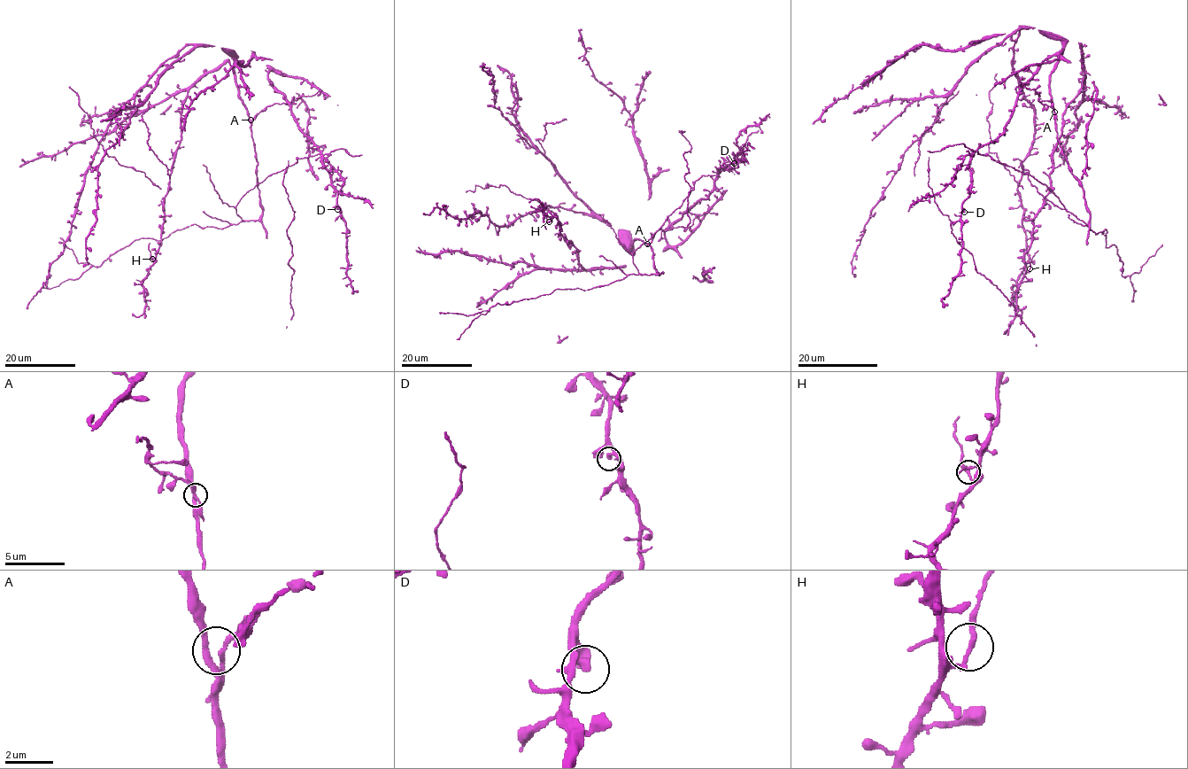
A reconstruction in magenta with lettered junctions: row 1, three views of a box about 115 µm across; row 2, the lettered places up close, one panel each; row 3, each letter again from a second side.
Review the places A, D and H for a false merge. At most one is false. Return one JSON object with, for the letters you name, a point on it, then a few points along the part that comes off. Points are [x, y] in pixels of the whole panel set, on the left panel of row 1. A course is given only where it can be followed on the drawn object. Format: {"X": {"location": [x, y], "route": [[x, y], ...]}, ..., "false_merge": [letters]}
{"H": {"location": [152, 259], "route": [[152, 260], [150, 243]]}, "false_merge": ["H"]}

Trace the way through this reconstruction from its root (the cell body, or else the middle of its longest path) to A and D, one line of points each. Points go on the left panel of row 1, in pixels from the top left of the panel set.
A: (257, 160), (250, 120)
D: (257, 160), (262, 215), (242, 221), (235, 206), (247, 192), (297, 159), (320, 153), (337, 193), (337, 209)

